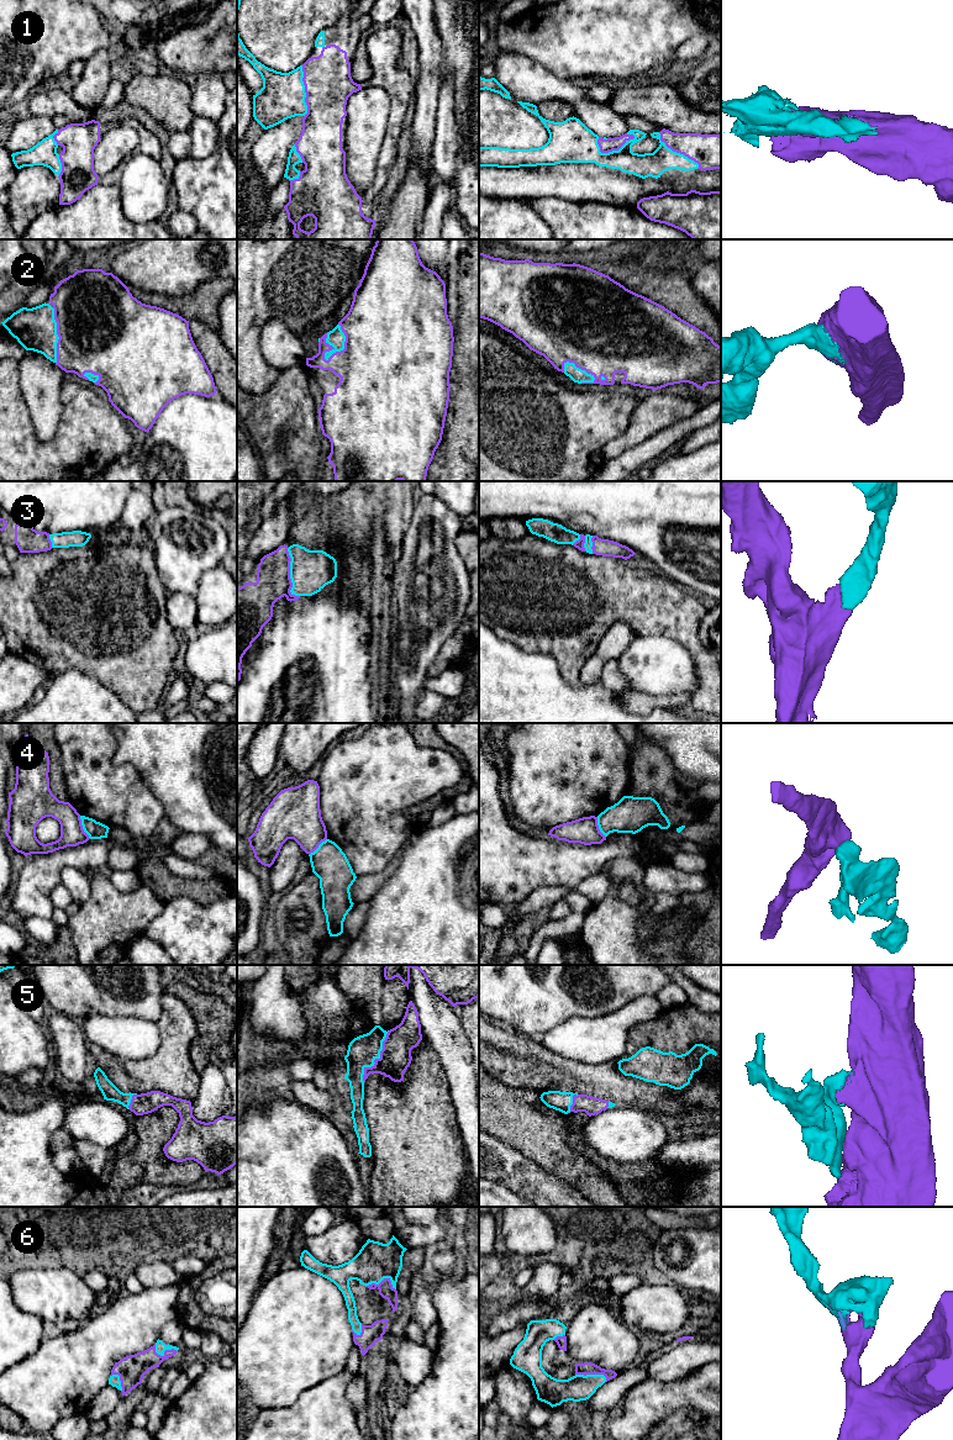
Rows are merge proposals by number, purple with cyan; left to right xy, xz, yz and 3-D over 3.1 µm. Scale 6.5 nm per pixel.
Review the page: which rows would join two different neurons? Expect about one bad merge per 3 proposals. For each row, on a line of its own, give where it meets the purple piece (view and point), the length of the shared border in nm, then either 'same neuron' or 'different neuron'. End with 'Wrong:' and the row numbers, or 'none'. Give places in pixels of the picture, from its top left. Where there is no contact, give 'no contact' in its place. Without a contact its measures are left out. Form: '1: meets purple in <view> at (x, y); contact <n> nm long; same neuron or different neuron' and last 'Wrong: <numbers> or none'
1: meets purple in yz at (614, 149); contact 260 nm long; same neuron
2: meets purple in xz at (345, 344); contact 260 nm long; same neuron
3: meets purple in xz at (289, 574); contact 340 nm long; same neuron
4: meets purple in xy at (82, 827); contact 170 nm long; different neuron
5: meets purple in xz at (377, 1059); contact 380 nm long; same neuron
6: meets purple in xz at (383, 1280); contact 200 nm long; same neuron
Wrong: 4

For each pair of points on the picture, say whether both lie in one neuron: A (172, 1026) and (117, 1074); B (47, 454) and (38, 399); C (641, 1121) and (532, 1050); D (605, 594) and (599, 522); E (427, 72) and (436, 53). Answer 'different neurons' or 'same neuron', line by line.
A: same neuron
B: different neurons
C: different neurons
D: different neurons
E: same neuron

